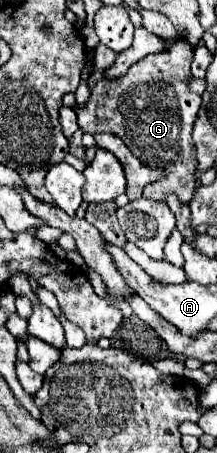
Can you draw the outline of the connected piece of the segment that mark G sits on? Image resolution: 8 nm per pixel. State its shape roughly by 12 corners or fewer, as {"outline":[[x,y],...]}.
{"outline":[[162,39],[78,111],[166,177],[146,197],[196,193],[200,95],[192,47]]}

